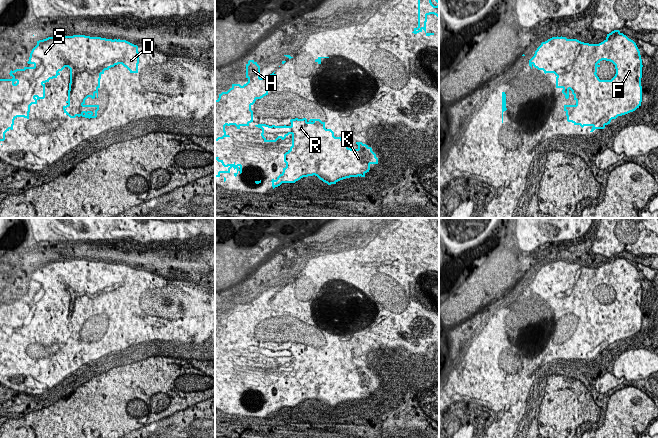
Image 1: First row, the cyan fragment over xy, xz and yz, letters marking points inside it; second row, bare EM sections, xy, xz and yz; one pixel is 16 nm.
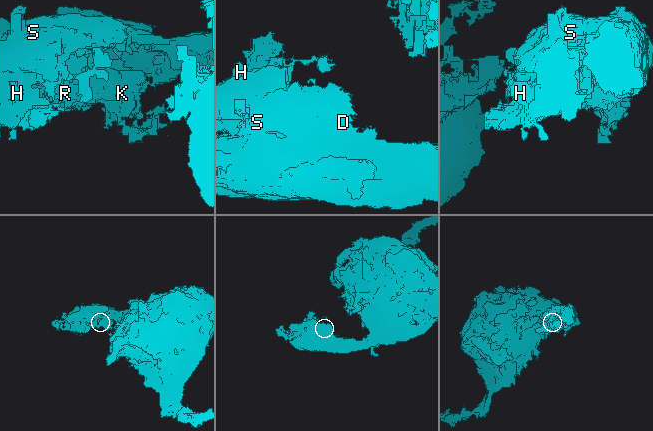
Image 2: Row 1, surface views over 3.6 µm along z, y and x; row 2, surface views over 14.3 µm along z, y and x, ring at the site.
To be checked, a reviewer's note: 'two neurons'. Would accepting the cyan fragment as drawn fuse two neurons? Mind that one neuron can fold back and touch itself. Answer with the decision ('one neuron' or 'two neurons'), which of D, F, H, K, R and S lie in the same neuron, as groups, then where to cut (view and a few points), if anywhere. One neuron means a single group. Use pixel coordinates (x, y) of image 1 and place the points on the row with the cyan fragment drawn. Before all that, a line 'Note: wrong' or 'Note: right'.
Note: wrong
one neuron | D F H K R S | no cut

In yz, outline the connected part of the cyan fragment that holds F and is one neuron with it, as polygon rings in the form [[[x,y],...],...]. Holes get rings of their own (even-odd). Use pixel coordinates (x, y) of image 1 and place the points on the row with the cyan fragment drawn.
[[[614,30],[607,34],[606,39],[599,44],[589,44],[581,42],[577,39],[567,39],[566,37],[552,37],[541,45],[535,51],[534,56],[529,60],[529,66],[534,66],[538,70],[543,70],[544,73],[554,73],[556,77],[556,88],[562,88],[562,93],[565,98],[569,98],[569,91],[574,95],[575,105],[564,105],[567,121],[574,125],[591,126],[590,132],[595,129],[604,129],[610,124],[612,119],[618,116],[628,114],[635,111],[641,106],[642,102],[642,59],[640,51],[636,43],[629,39],[619,30]],[[602,60],[610,61],[615,65],[616,74],[611,80],[600,80],[597,76],[597,68]]]

